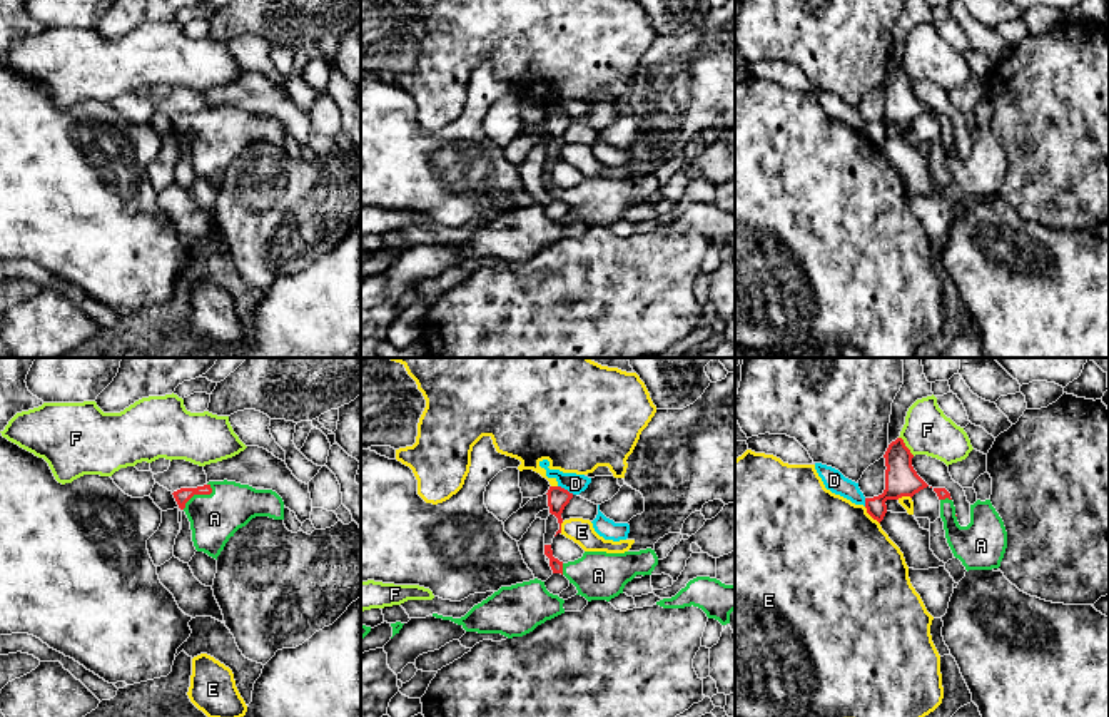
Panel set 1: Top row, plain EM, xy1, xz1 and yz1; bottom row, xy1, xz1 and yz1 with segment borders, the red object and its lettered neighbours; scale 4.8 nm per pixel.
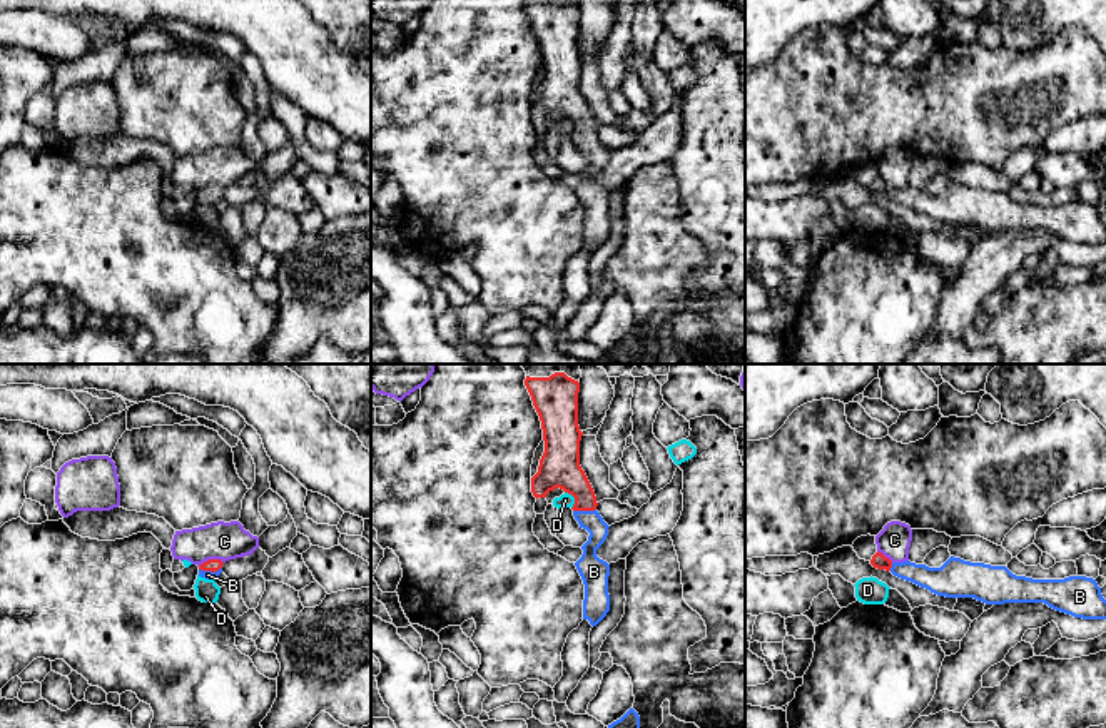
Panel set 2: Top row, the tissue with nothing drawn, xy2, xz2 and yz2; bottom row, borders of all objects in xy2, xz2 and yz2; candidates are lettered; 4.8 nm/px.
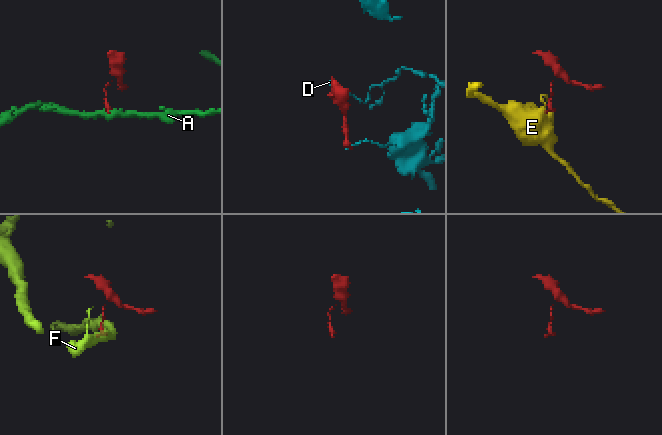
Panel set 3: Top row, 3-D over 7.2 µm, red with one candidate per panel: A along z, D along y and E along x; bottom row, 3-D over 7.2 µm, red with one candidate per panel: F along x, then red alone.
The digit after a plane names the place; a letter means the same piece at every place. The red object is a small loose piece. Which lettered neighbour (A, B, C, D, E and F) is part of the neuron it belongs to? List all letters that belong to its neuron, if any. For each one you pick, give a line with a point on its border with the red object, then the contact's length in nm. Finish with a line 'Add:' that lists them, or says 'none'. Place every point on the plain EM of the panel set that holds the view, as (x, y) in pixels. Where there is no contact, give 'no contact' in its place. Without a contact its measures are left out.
B: contact xz2 (583, 136); length 110 nm
Add: B

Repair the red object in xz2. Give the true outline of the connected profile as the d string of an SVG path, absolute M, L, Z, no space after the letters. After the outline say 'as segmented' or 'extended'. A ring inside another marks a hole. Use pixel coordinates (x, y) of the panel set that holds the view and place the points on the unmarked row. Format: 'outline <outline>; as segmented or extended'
outline M551 0L526 2L525 12L540 42L545 67L538 99L531 104L531 119L538 125L560 114L575 124L573 142L580 154L590 159L581 172L583 180L575 189L585 210L583 245L596 252L610 237L610 190L596 182L610 152L596 137L595 117L580 92L583 62L578 52L580 8L566 0Z; extended

